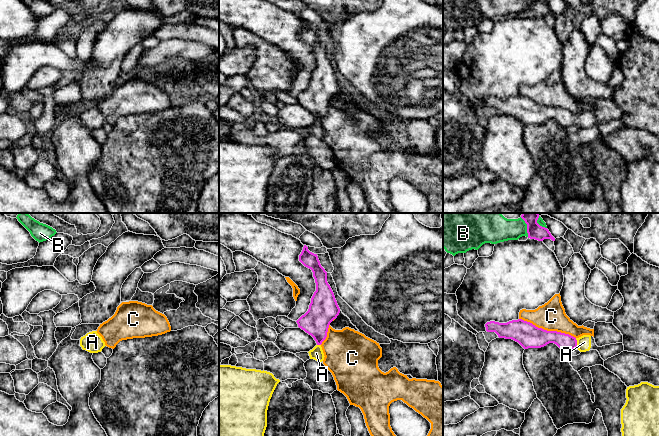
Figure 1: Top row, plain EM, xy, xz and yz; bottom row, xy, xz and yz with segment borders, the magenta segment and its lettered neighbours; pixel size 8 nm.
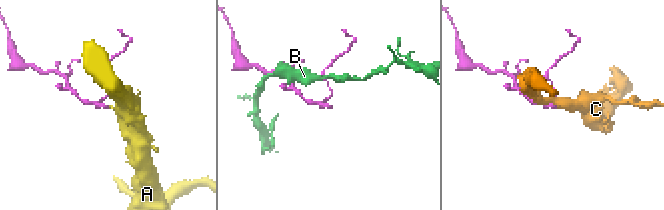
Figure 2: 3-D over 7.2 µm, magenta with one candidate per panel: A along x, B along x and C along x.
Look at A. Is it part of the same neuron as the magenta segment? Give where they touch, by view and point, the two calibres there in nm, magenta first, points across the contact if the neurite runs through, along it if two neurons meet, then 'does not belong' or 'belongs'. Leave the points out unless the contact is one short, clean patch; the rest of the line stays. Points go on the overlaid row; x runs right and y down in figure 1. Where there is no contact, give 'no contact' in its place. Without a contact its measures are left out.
meets magenta in yz at (576, 343); 130 nm thick on the magenta side, 110 nm on the other; runs through yz (564, 341), (576, 343), (584, 342); belongs

